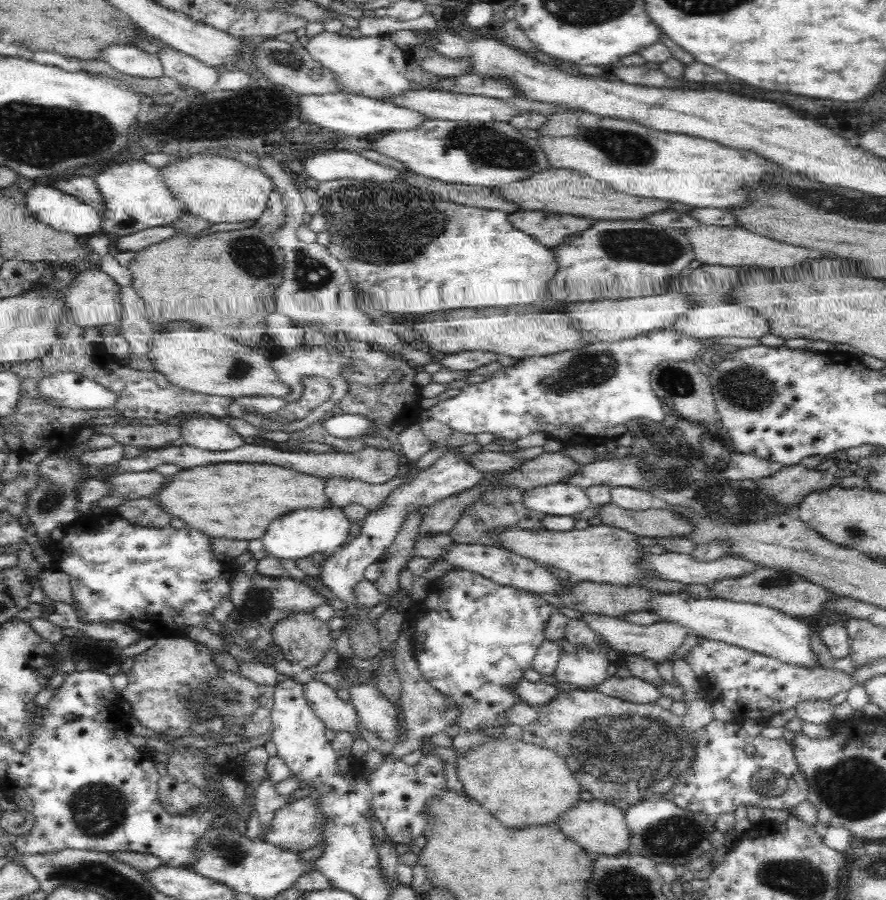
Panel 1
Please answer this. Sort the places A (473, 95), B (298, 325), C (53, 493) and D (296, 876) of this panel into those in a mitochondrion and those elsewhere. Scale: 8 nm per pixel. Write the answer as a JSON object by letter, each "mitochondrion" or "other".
{"A":"other","B":"other","C":"mitochondrion","D":"other"}

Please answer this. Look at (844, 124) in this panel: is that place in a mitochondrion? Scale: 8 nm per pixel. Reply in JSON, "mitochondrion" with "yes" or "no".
{"mitochondrion":"no"}

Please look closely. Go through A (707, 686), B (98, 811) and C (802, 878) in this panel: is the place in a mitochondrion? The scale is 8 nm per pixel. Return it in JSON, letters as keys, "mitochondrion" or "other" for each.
{"A":"other","B":"mitochondrion","C":"mitochondrion"}

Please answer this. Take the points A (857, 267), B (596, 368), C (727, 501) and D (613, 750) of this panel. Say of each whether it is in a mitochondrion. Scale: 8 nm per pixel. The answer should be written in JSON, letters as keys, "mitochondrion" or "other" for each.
{"A":"other","B":"mitochondrion","C":"mitochondrion","D":"mitochondrion"}

